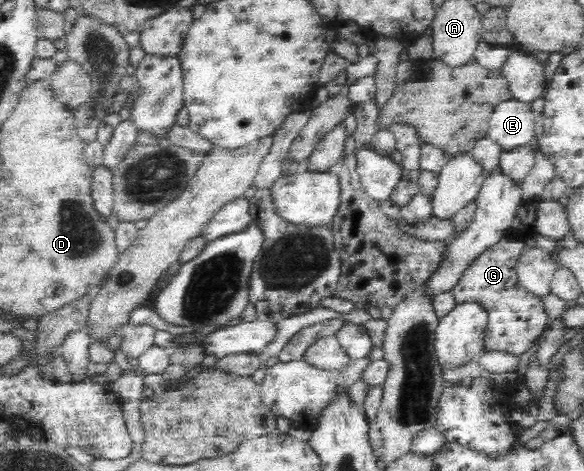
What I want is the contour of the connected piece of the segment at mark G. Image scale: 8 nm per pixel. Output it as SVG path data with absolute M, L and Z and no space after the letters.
M504 236L499 243L486 248L464 270L451 291L455 301L477 300L489 312L485 347L488 351L505 351L517 355L525 353L543 335L547 327L548 315L540 297L535 297L518 283L515 265L525 242Z

